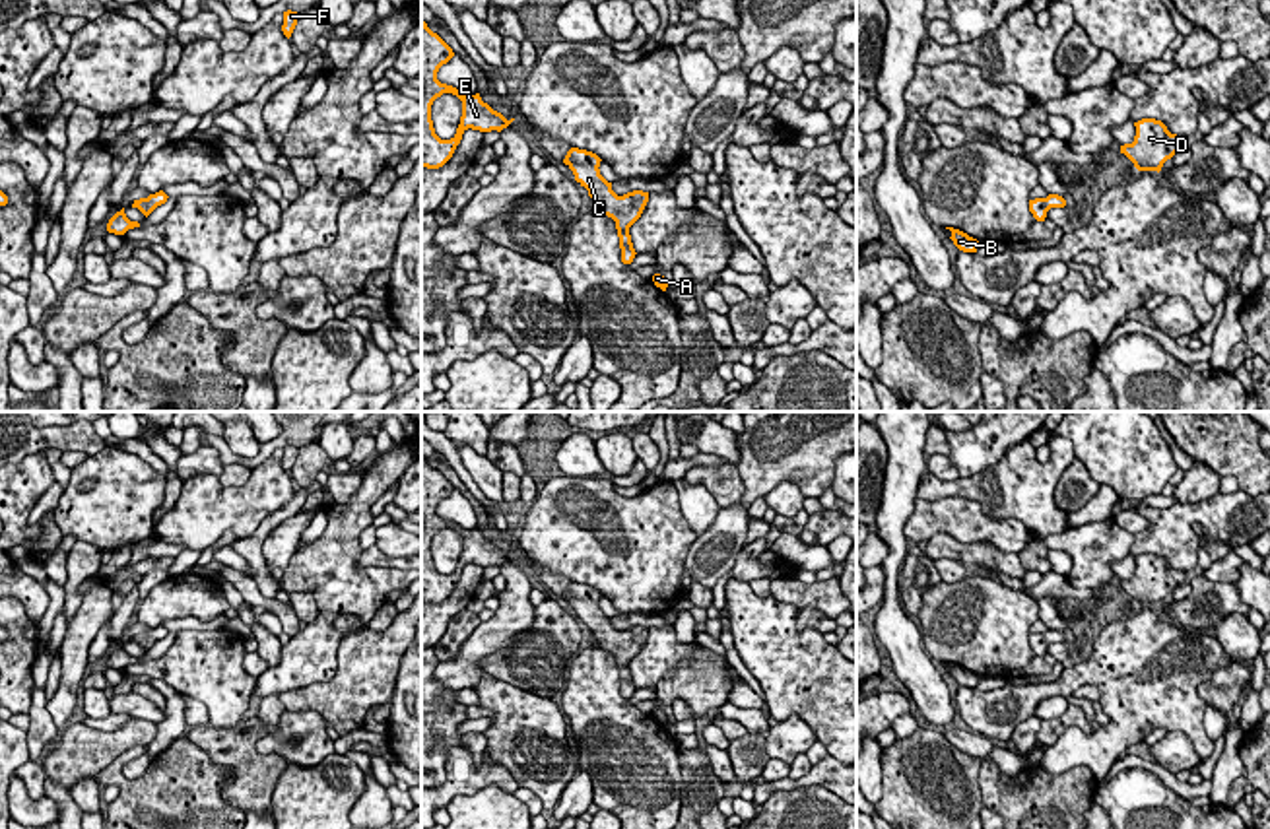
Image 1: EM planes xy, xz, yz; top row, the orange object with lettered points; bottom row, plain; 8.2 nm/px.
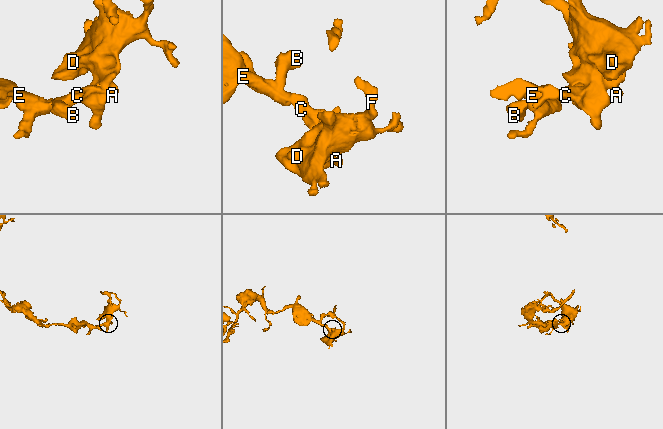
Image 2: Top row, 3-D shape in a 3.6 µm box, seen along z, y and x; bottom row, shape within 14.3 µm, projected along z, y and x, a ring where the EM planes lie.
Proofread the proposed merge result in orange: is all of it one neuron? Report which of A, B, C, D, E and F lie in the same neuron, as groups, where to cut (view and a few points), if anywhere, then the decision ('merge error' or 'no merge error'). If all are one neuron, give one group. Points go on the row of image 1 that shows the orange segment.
A B C D E F | no cut | no merge error

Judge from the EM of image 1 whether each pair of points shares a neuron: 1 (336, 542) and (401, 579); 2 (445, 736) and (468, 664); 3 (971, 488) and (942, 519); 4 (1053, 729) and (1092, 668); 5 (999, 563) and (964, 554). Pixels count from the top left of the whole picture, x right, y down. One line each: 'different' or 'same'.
1: same
2: different
3: different
4: different
5: same

